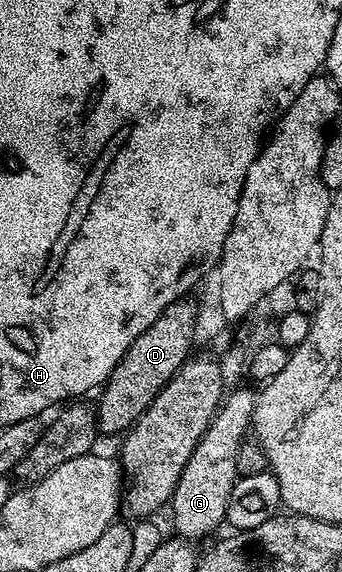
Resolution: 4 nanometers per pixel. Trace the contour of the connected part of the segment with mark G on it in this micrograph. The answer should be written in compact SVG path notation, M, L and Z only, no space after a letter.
M238 389L235 393L227 392L225 394L222 404L218 406L218 414L212 419L204 436L198 440L198 446L192 451L192 459L188 459L174 488L174 496L168 502L168 510L170 509L171 515L174 516L173 532L177 536L191 543L198 543L201 537L216 532L220 527L223 528L228 511L228 495L232 495L232 487L239 478L236 471L236 455L240 455L240 447L243 441L247 440L257 402L255 390Z

